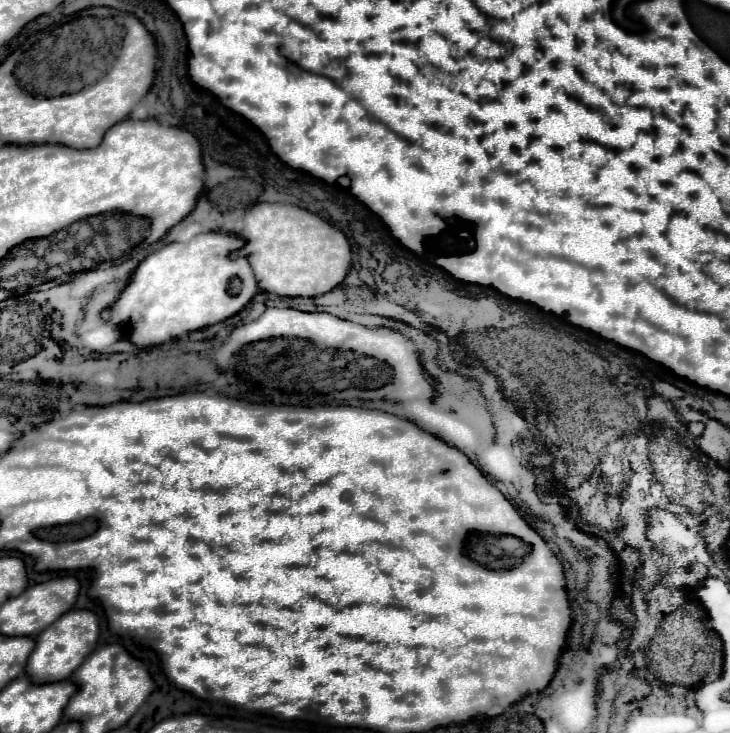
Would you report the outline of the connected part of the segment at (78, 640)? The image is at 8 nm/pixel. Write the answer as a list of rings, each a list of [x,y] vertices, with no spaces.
[[[74,609],[64,613],[56,623],[52,623],[40,637],[36,637],[36,647],[28,659],[26,673],[36,683],[60,681],[72,677],[72,673],[82,665],[82,661],[94,651],[100,639],[100,621],[94,611],[88,609]]]

